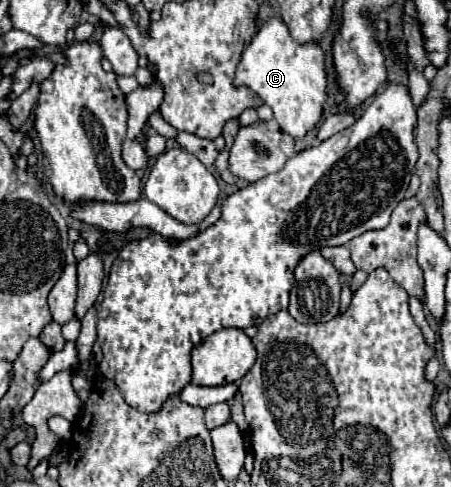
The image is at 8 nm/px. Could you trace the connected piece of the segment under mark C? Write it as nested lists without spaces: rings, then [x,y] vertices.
[[[270,18],[256,32],[250,46],[242,54],[234,82],[252,88],[264,100],[264,104],[272,108],[282,132],[292,138],[304,138],[308,132],[314,130],[314,126],[322,118],[322,110],[328,100],[328,74],[322,48],[318,44],[302,46],[294,42],[286,24],[278,18]]]

